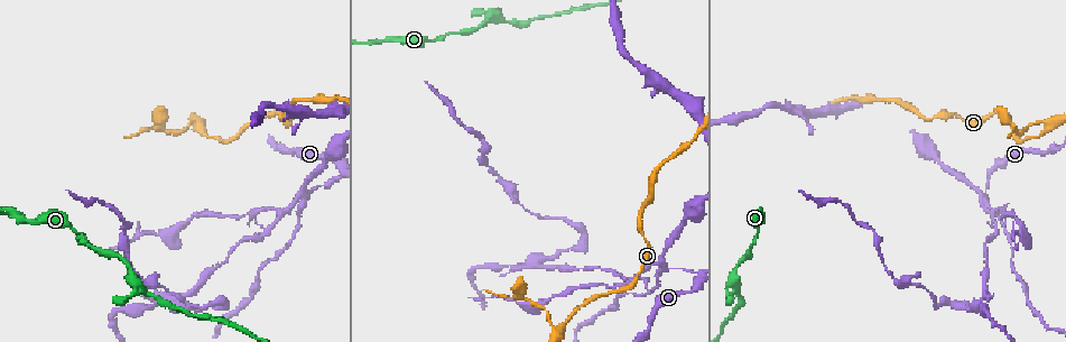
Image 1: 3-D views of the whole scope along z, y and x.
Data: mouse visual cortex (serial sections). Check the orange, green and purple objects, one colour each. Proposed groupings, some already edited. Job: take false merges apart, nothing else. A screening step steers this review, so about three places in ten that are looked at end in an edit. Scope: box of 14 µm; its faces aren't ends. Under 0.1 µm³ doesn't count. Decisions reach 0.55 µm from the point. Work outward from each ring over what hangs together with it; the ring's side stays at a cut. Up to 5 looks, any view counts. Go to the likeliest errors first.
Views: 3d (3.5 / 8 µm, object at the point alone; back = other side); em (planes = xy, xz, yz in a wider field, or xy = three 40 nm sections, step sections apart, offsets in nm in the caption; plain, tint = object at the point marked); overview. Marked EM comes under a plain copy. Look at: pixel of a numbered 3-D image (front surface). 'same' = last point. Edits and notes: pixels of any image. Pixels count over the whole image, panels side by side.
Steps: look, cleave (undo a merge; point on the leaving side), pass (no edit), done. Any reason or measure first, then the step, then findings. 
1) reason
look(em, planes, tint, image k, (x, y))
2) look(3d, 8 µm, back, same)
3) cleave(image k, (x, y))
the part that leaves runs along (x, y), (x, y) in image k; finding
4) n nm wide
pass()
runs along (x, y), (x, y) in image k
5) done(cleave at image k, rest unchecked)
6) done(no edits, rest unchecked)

calibre changes
look(3d, 3.5 µm, image 1, (332, 179))

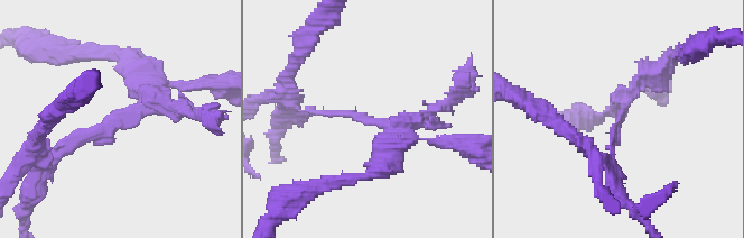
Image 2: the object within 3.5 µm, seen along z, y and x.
look(em, xy, step 1, tint, image 2, (620, 121))

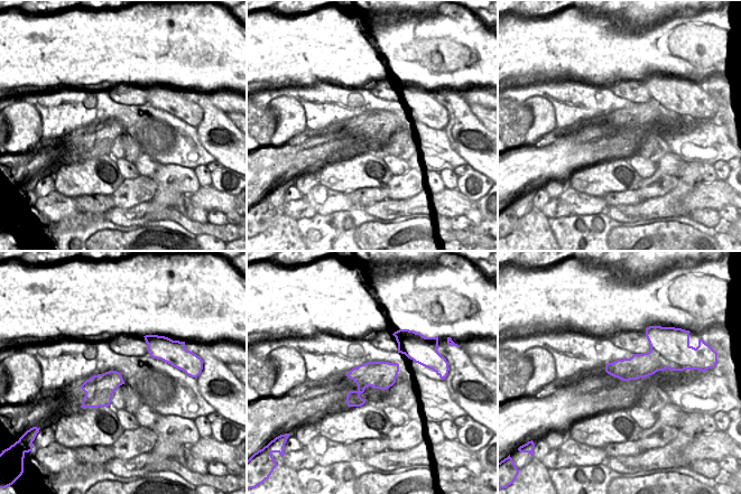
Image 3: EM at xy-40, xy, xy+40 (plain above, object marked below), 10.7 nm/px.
arms of 100, 300 nm
cleave(image 2, (108, 138))
the part that leaves runs along (137, 108), (44, 163) in image 2; a second cell is stuck on

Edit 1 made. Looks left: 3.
look(3d, 3.5 µm, image 1, (78, 233))

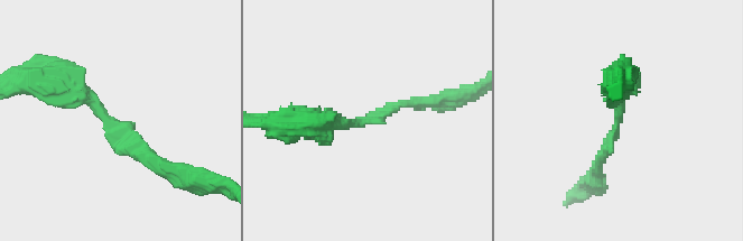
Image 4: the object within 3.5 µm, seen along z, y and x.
arms of 150, 400 nm
look(em, xy, step 1, tint, image 4, (115, 124))

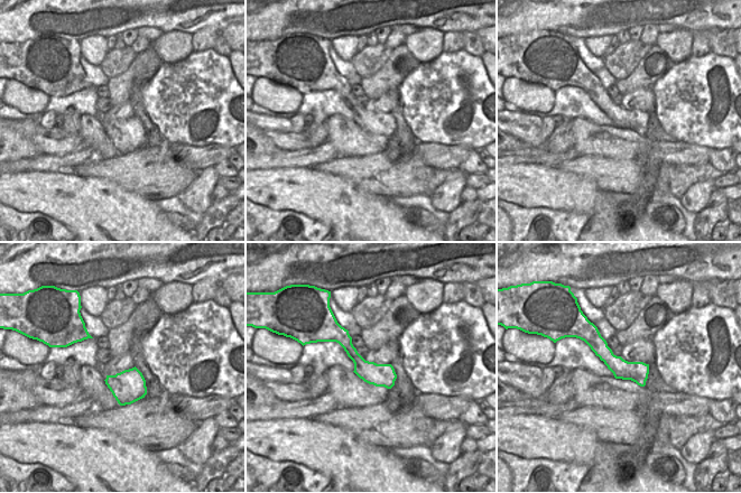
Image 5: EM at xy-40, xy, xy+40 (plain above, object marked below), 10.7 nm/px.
pass()
runs along (50, 85), (77, 89), (132, 150), (167, 168) in image 4; one cell here

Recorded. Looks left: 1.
done(cleave at image 2, rest unchecked)

